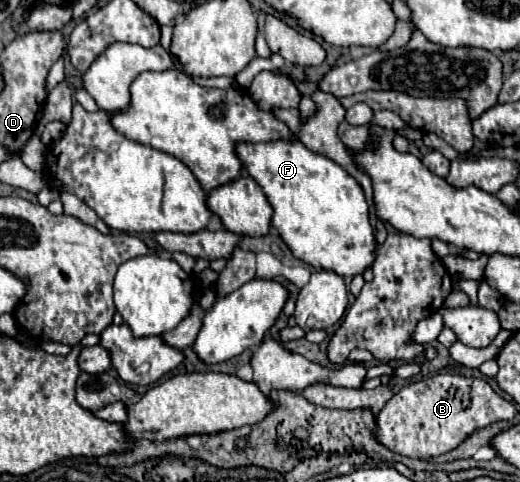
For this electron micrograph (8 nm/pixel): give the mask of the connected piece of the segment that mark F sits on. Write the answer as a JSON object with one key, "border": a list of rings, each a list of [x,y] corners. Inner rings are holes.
{"border":[[[271,141],[271,143],[239,143],[237,155],[245,169],[265,191],[275,213],[271,225],[279,229],[281,239],[289,245],[293,255],[315,269],[331,269],[343,277],[355,277],[371,267],[377,259],[377,239],[369,223],[369,205],[365,201],[365,191],[361,185],[335,161],[325,155],[309,151],[303,143],[291,141]]]}

